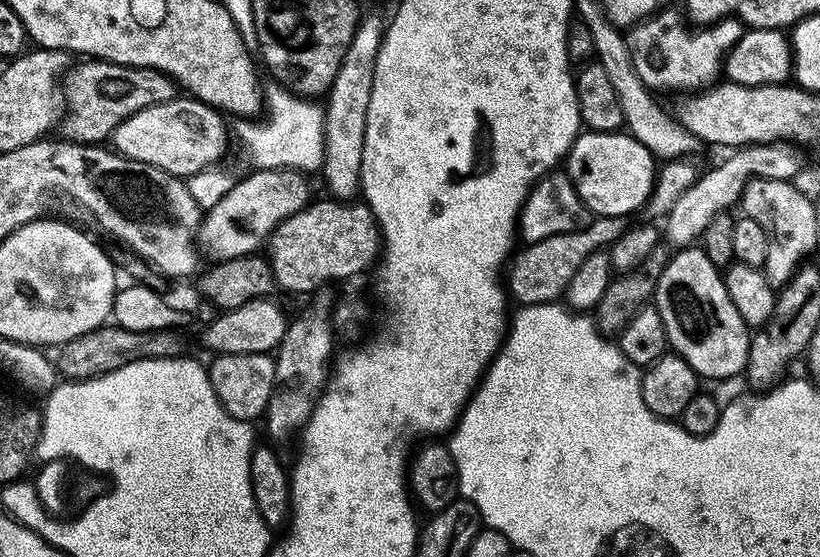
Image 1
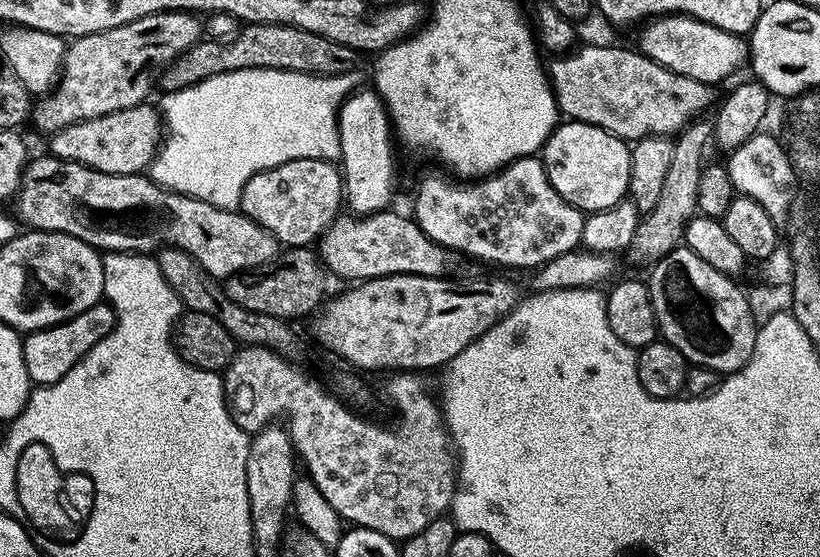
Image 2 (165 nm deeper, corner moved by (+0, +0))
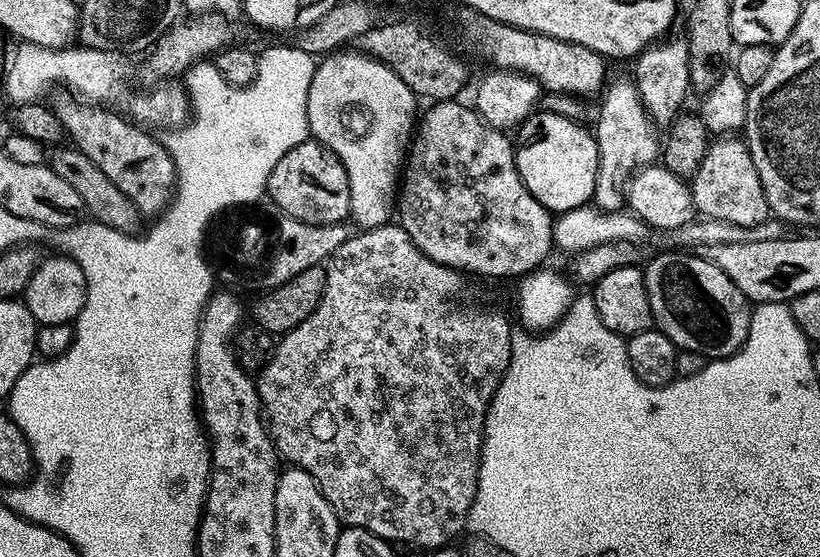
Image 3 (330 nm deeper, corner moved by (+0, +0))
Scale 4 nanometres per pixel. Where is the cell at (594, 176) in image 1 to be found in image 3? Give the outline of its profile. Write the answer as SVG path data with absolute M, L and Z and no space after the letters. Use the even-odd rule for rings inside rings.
M533 111L519 125L520 141L515 141L518 174L530 194L552 214L583 208L595 197L600 173L600 154L596 137L560 112Z

